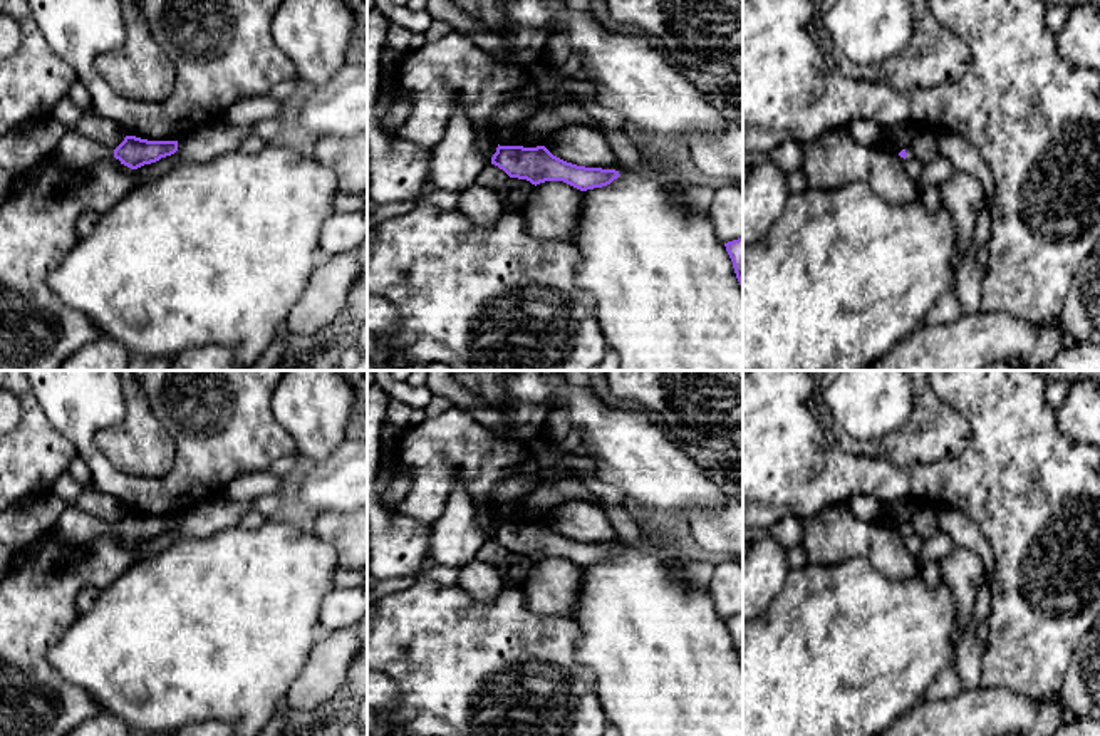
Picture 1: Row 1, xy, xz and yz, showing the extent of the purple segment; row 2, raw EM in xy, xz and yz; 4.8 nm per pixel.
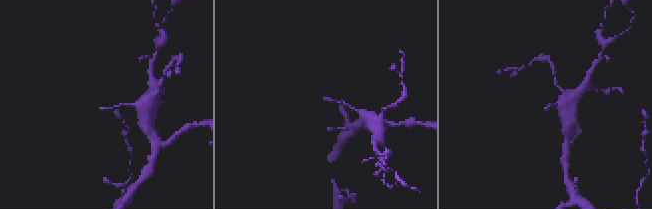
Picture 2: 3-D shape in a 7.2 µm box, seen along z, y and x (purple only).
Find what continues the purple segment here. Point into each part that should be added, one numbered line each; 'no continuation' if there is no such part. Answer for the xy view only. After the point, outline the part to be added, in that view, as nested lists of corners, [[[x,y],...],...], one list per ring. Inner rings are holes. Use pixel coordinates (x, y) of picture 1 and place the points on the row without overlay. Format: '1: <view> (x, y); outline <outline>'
1: xy (74, 527); outline [[[67,506],[52,528],[52,533],[62,543],[82,545],[101,535],[112,535],[114,525],[75,506]]]

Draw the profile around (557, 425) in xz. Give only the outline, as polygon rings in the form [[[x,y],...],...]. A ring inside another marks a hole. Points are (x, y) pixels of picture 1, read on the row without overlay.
[[[565,407],[552,409],[545,419],[543,438],[547,441],[560,441],[570,429],[570,412]]]

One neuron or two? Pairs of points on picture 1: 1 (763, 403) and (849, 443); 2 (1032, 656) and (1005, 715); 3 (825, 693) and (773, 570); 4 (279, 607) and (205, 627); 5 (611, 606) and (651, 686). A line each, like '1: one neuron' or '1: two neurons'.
1: two neurons
2: two neurons
3: two neurons
4: one neuron
5: one neuron

